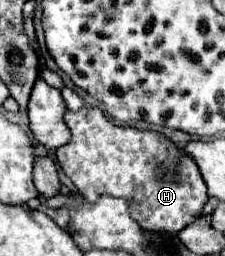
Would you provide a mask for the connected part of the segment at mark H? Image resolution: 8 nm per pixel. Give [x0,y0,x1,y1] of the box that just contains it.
[55,106,209,234]

